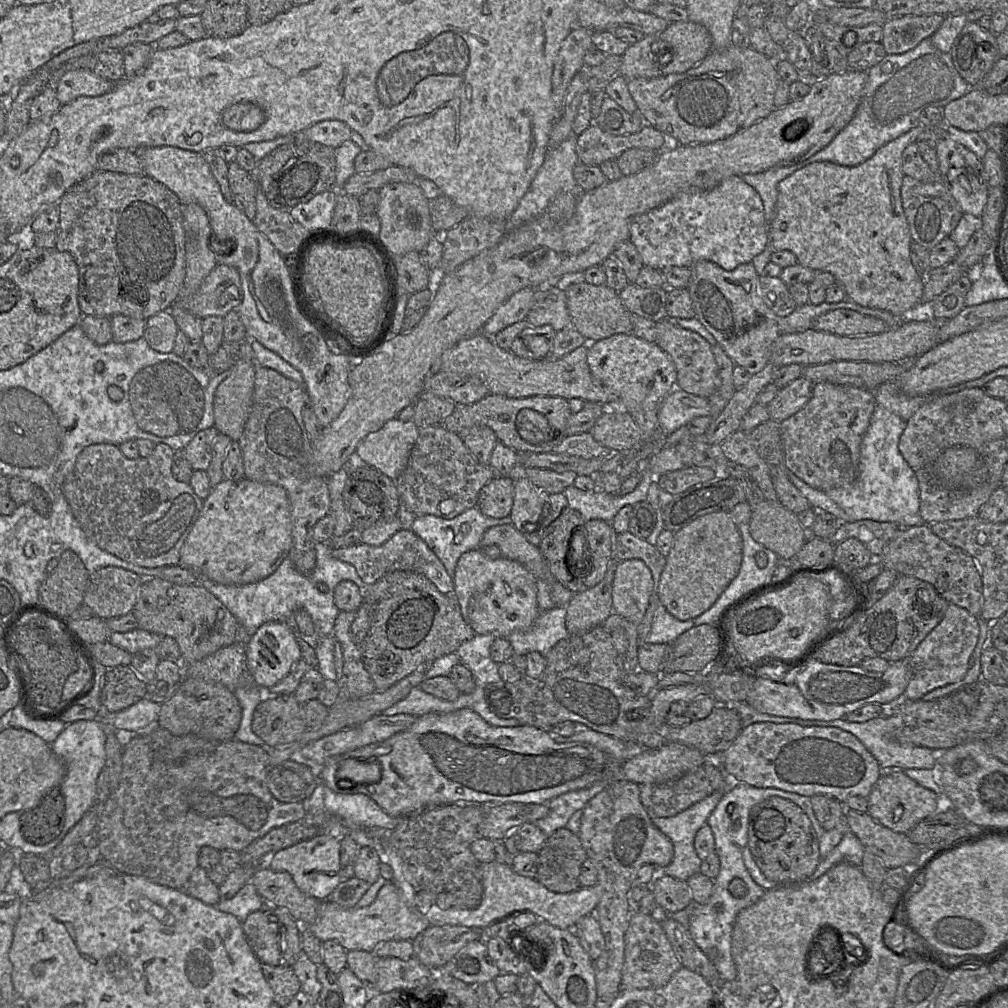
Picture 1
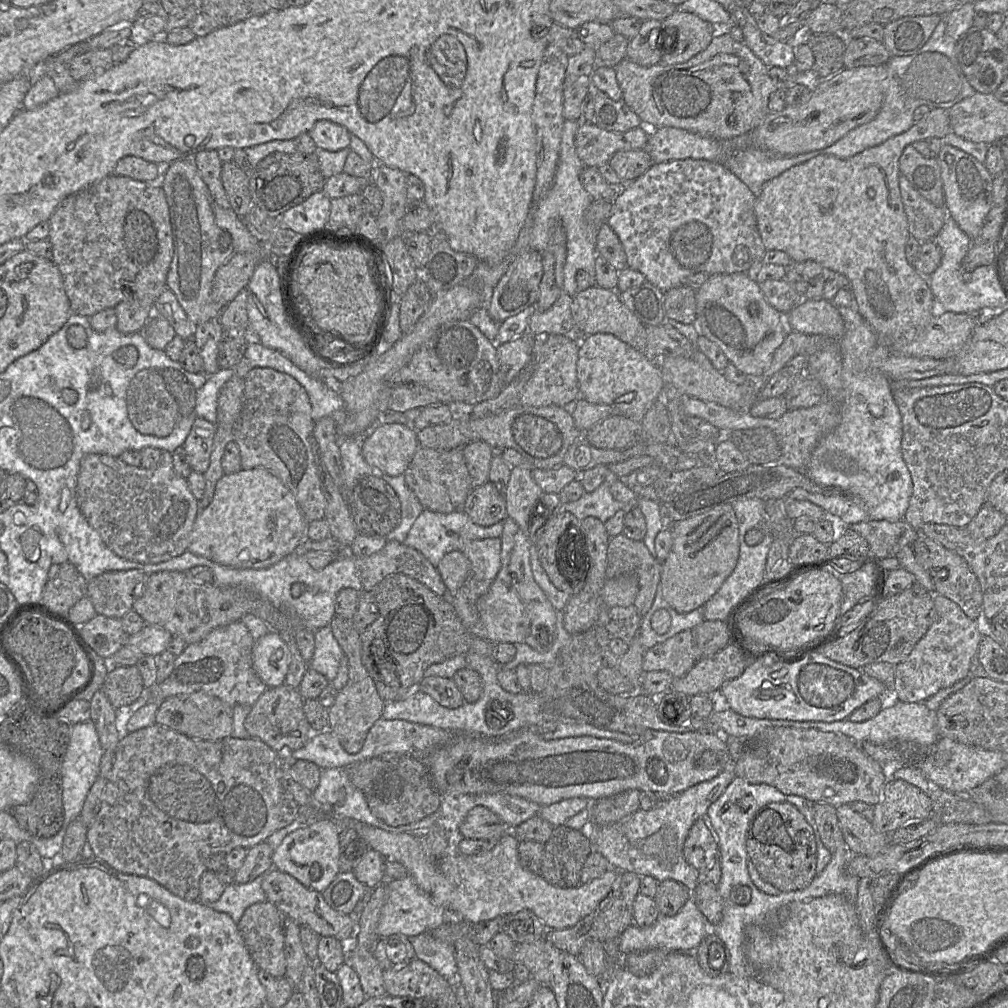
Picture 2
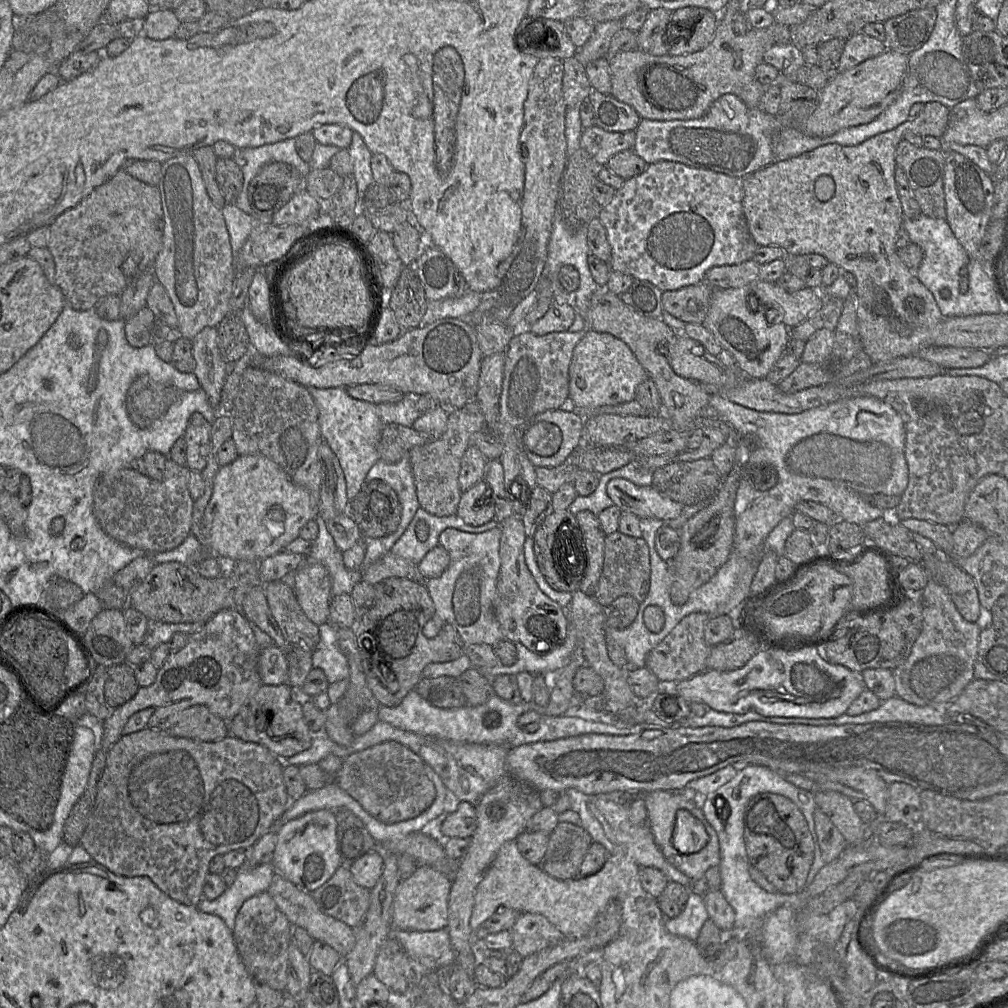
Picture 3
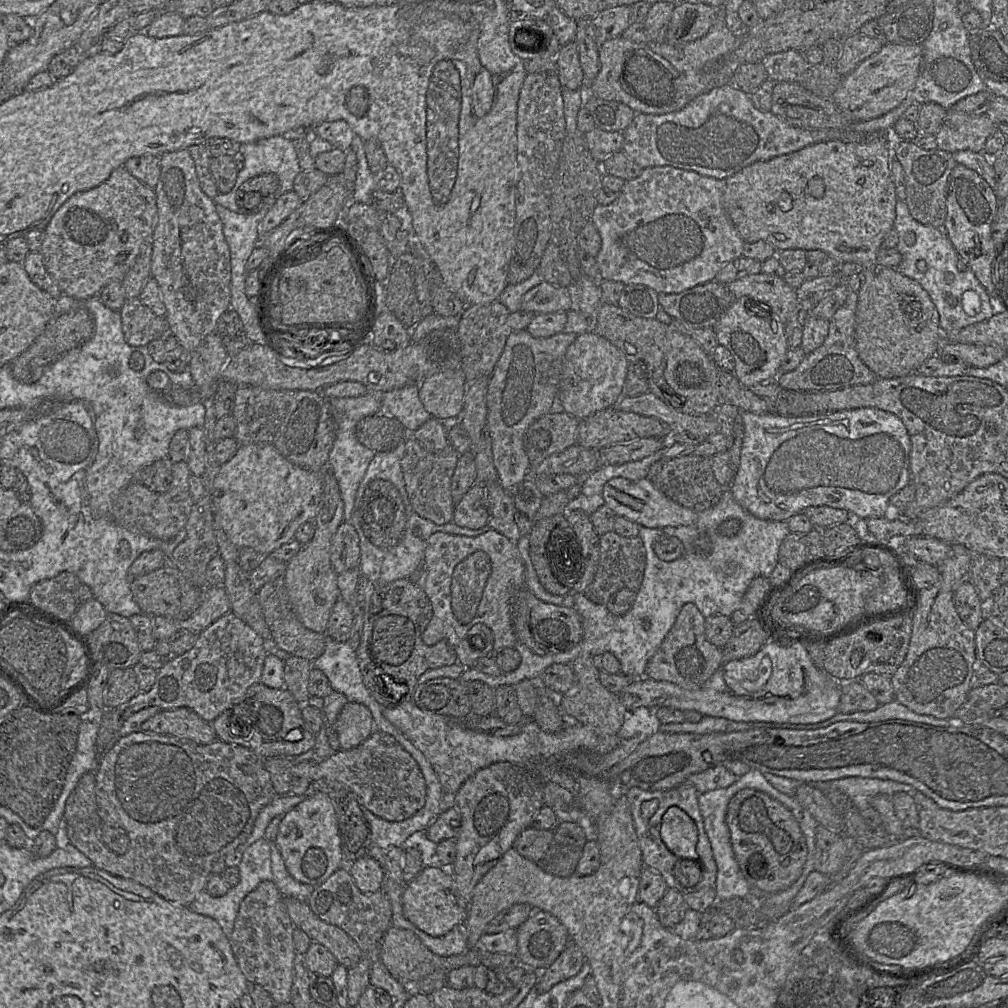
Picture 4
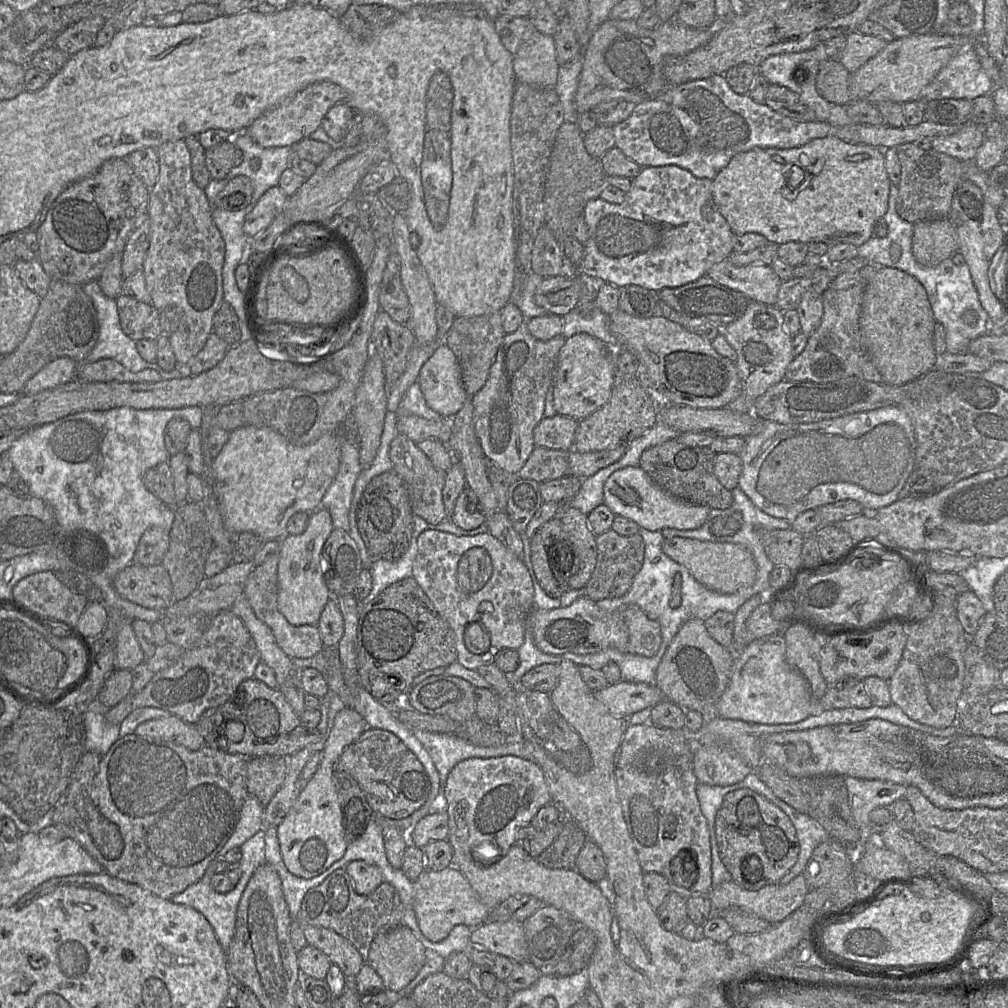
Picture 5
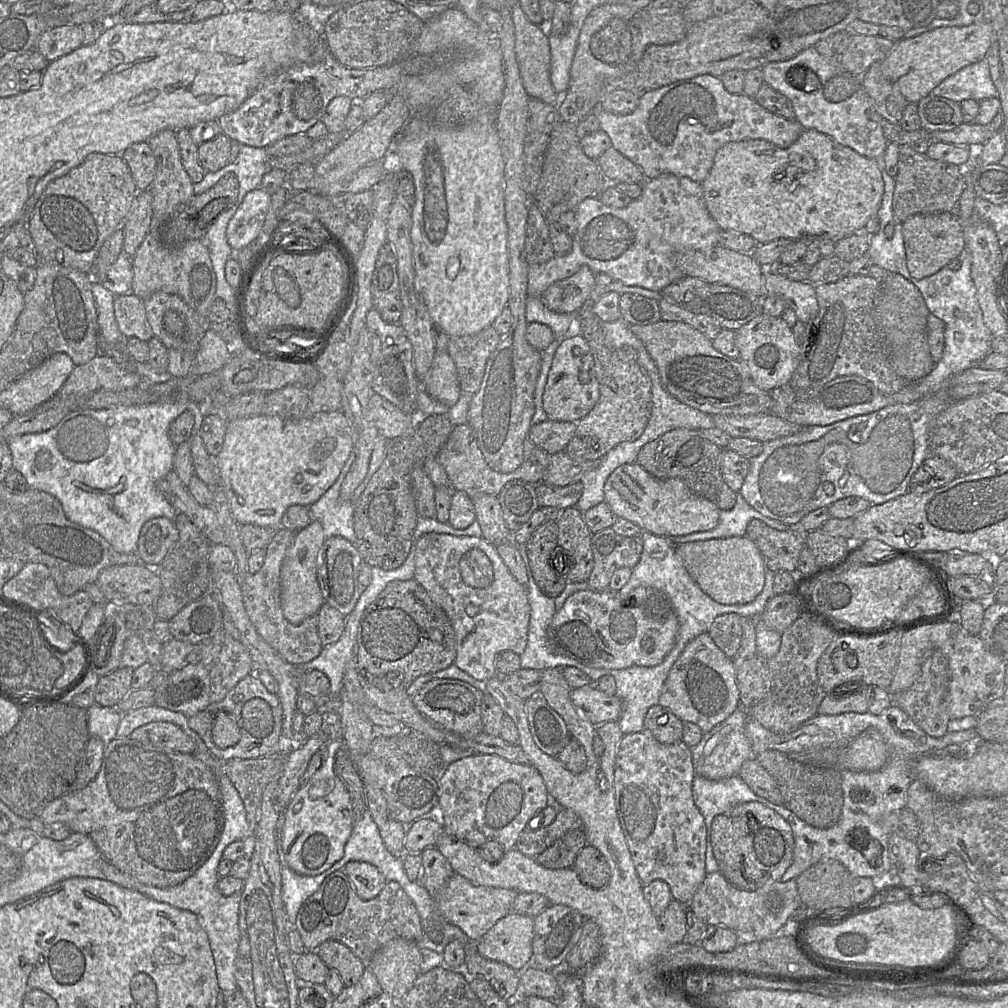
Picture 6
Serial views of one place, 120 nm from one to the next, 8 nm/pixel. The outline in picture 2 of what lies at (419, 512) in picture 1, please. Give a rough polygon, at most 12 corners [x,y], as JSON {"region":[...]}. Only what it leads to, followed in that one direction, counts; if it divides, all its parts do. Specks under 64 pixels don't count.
{"region":[[419,446],[403,475],[423,508],[462,510],[474,489],[461,448]]}

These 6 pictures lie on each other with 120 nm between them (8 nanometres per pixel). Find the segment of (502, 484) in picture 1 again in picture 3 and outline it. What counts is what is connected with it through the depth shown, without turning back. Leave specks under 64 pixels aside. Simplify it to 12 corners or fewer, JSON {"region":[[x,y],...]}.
{"region":[[484,480],[462,493],[456,515],[471,526],[494,519]]}

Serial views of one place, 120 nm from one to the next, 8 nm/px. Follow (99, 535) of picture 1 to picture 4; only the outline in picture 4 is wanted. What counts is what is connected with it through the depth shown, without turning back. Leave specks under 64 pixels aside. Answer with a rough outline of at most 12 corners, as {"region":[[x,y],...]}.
{"region":[[185,460],[168,491],[129,483],[111,520],[160,540],[185,527],[194,503]]}

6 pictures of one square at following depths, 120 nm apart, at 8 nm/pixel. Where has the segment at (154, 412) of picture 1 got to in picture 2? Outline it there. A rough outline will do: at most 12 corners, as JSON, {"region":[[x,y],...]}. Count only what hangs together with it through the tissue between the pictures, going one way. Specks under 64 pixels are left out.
{"region":[[143,369],[127,390],[141,434],[167,437],[197,391],[176,369]]}

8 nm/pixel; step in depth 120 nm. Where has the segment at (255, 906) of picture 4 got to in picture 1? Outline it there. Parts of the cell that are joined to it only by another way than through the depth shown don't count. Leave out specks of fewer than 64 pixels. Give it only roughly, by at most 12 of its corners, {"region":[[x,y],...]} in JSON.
{"region":[[264,910],[242,922],[261,963],[282,963],[279,930]]}

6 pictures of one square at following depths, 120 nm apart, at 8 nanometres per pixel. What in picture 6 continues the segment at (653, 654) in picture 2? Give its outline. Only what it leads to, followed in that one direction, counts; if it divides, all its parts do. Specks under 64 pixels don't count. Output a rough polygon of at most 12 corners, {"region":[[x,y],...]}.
{"region":[[708,632],[658,704],[703,734],[740,707],[733,661]]}

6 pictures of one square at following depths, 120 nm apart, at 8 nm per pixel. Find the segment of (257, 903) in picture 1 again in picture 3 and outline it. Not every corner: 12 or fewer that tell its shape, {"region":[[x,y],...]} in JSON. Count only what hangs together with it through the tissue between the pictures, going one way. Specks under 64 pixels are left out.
{"region":[[272,862],[237,869],[232,885],[200,911],[220,917],[233,931],[243,903],[267,891]]}

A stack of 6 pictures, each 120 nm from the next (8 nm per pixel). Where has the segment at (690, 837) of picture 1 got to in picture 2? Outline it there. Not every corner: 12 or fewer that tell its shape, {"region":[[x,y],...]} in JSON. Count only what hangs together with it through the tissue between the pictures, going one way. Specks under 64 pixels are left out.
{"region":[[723,771],[598,826],[592,851],[617,871],[672,879],[693,891],[683,848],[693,824],[736,776]]}

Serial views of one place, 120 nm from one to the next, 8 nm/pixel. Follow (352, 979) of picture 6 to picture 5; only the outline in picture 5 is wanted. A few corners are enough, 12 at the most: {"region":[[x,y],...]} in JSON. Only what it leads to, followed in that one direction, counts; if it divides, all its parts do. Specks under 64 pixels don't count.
{"region":[[301,926],[308,945],[324,952],[347,979],[366,962],[329,928]]}

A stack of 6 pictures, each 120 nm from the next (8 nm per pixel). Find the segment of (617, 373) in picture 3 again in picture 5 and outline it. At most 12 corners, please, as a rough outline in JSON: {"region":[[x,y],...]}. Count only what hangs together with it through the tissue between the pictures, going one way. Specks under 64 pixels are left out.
{"region":[[566,338],[555,366],[557,414],[580,421],[606,404],[616,349]]}

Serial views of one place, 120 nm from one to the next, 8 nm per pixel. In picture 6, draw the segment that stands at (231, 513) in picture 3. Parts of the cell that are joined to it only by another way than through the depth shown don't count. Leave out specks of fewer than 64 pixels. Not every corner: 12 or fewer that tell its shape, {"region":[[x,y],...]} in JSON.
{"region":[[341,410],[227,421],[215,465],[239,525],[281,527],[355,446]]}

